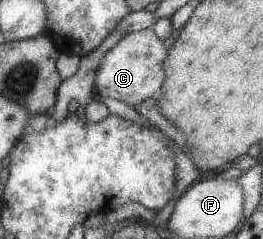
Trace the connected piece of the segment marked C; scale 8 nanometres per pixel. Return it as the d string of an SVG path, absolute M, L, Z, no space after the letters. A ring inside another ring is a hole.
M153 28L129 32L106 52L100 61L94 79L94 92L103 99L111 97L133 108L139 107L145 99L159 94L165 85L167 81L165 62L169 53L169 47L157 37Z

